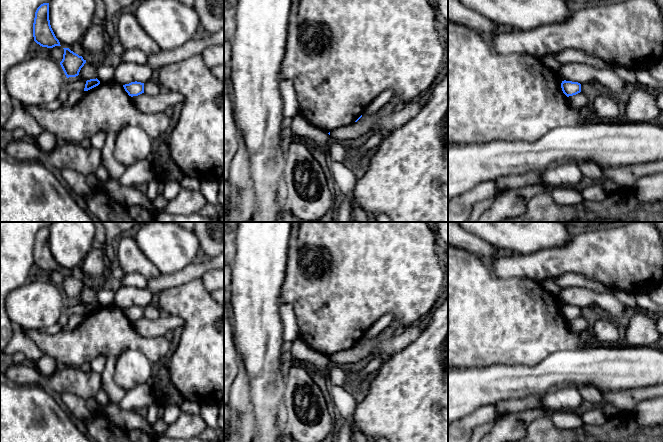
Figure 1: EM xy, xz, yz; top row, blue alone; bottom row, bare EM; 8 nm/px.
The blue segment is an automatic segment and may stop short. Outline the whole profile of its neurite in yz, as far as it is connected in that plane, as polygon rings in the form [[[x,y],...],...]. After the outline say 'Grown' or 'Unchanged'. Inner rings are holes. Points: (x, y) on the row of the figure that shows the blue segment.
[[[562,81],[561,88],[563,93],[569,97],[576,95],[581,92],[581,84],[578,82],[572,82],[572,81]]]. Unchanged

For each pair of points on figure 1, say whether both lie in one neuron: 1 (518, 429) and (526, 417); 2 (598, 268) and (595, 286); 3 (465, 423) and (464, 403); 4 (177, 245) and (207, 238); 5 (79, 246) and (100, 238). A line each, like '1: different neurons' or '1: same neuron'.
1: same neuron
2: different neurons
3: different neurons
4: different neurons
5: different neurons

